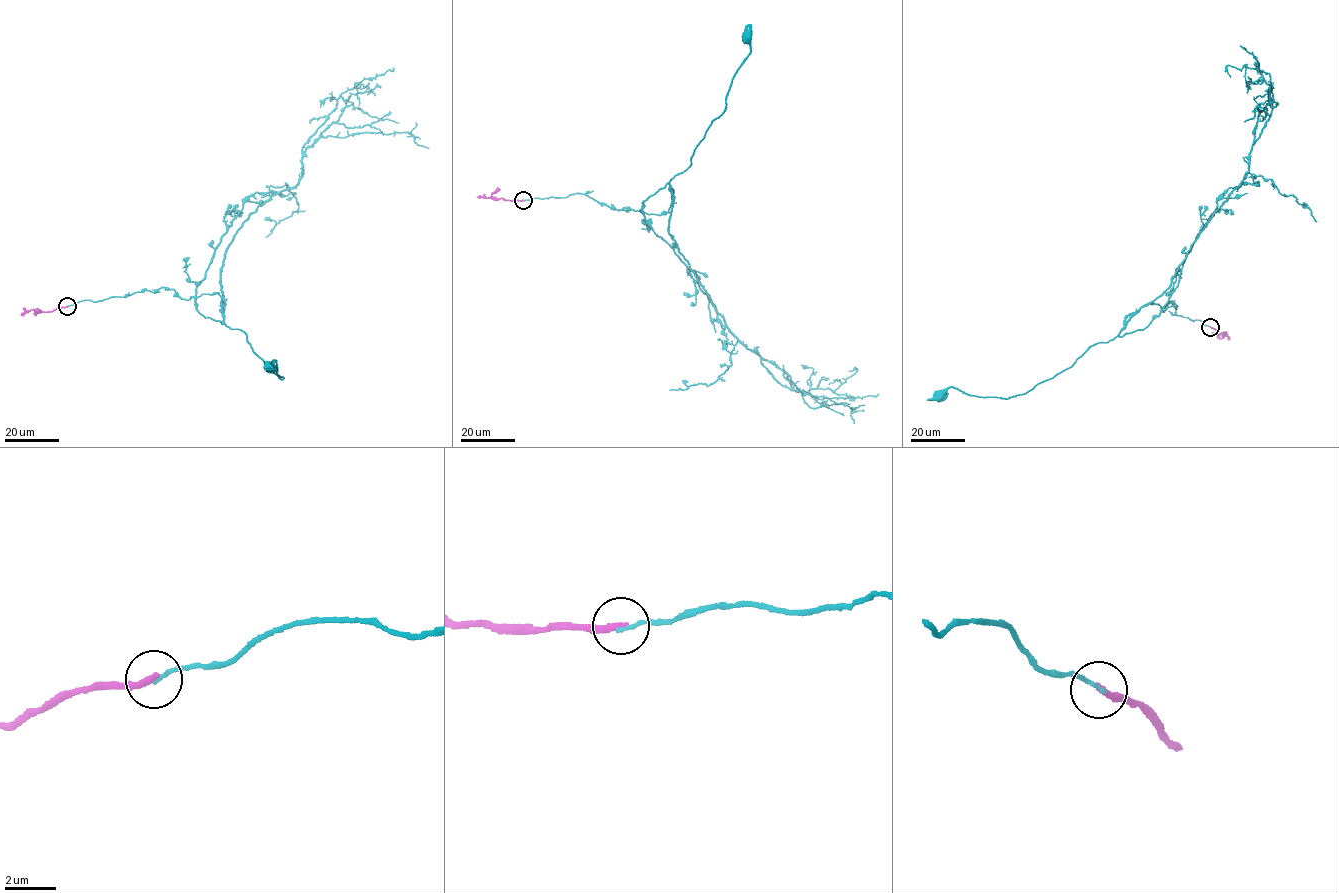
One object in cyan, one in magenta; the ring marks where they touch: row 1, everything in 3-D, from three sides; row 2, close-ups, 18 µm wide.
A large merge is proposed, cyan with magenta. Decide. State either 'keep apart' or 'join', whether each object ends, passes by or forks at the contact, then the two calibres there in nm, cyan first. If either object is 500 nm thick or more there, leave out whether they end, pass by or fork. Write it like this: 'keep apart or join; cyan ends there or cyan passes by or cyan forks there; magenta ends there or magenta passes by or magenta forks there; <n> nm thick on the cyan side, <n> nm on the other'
keep apart; cyan ends there; magenta ends there; 120 nm thick on the cyan side, 260 nm on the other

